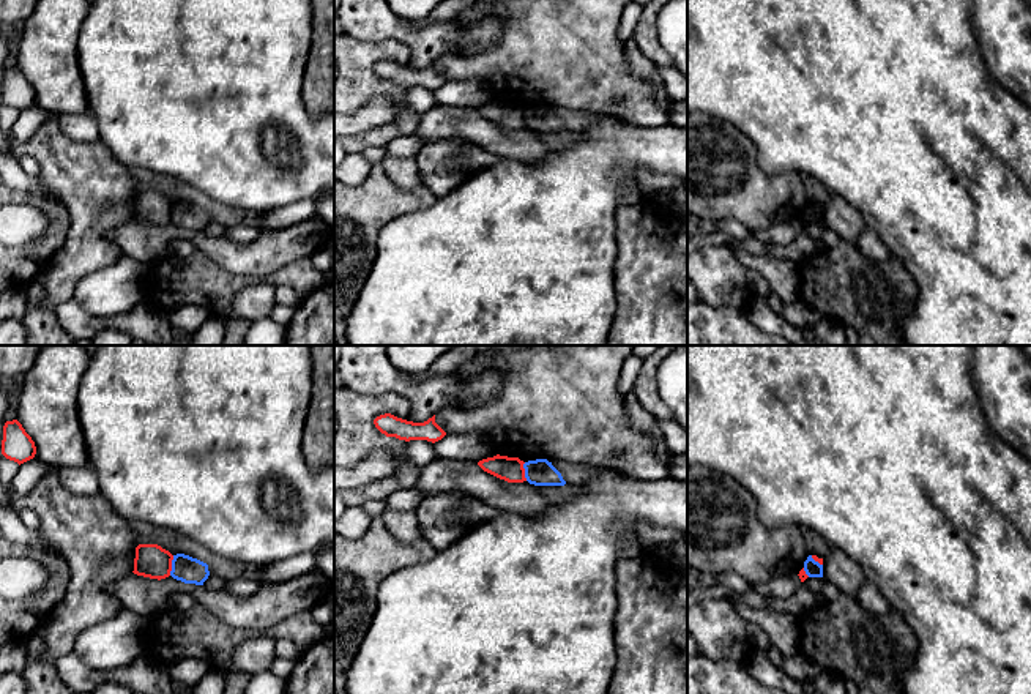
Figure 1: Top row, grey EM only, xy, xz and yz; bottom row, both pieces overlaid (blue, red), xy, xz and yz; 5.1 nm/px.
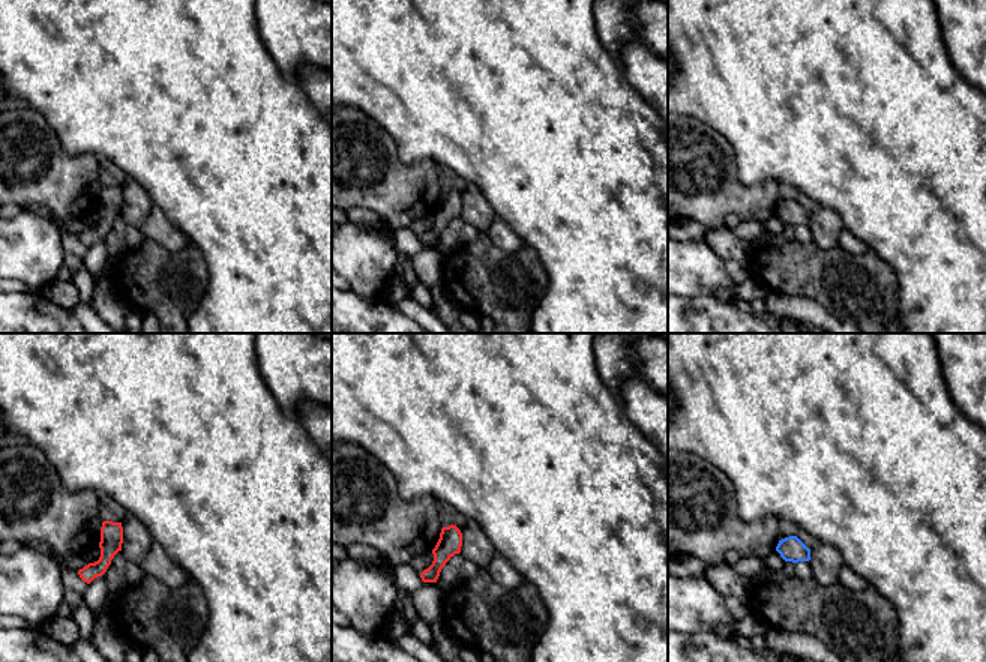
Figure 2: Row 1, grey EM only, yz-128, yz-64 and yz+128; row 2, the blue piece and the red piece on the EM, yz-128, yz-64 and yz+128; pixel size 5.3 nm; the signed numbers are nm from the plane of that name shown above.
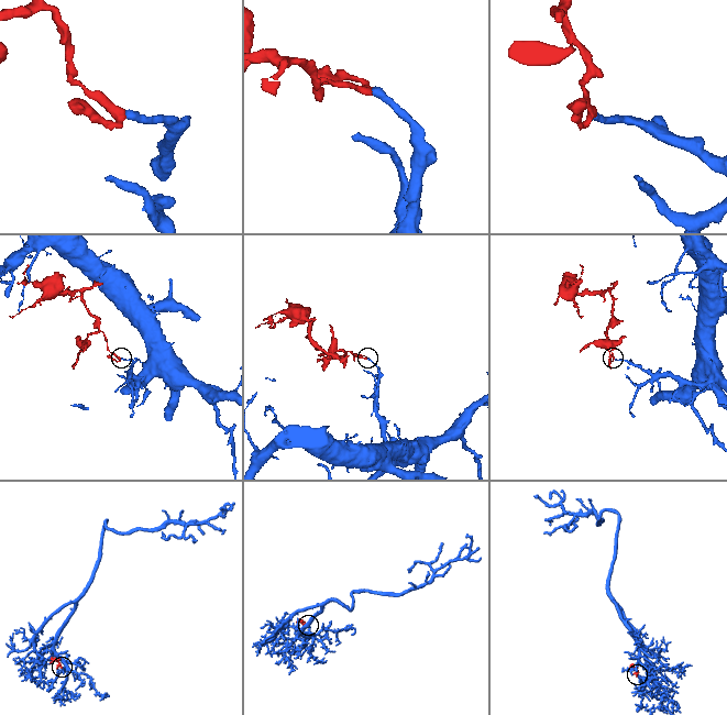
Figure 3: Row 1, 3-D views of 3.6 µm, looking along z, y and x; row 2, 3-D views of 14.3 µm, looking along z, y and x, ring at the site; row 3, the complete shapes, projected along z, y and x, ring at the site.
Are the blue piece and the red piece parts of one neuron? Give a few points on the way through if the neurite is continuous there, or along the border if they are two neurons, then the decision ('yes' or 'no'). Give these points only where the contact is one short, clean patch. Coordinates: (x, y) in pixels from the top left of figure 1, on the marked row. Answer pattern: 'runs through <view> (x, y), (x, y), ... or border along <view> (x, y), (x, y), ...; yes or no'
border along xy (174, 555), (169, 574); no

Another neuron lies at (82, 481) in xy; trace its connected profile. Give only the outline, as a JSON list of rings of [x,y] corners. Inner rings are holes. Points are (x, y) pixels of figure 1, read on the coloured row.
[[[90,465],[58,468],[58,478],[61,486],[74,495],[91,497],[99,494],[98,476]]]

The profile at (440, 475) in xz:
[[[435,459],[421,467],[413,486],[424,497],[440,492],[463,492],[486,502],[498,511],[520,516],[542,516],[552,505],[534,484],[508,483],[487,472],[473,461]]]

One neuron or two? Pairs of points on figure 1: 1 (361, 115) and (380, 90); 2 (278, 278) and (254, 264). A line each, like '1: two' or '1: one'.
1: two
2: two

